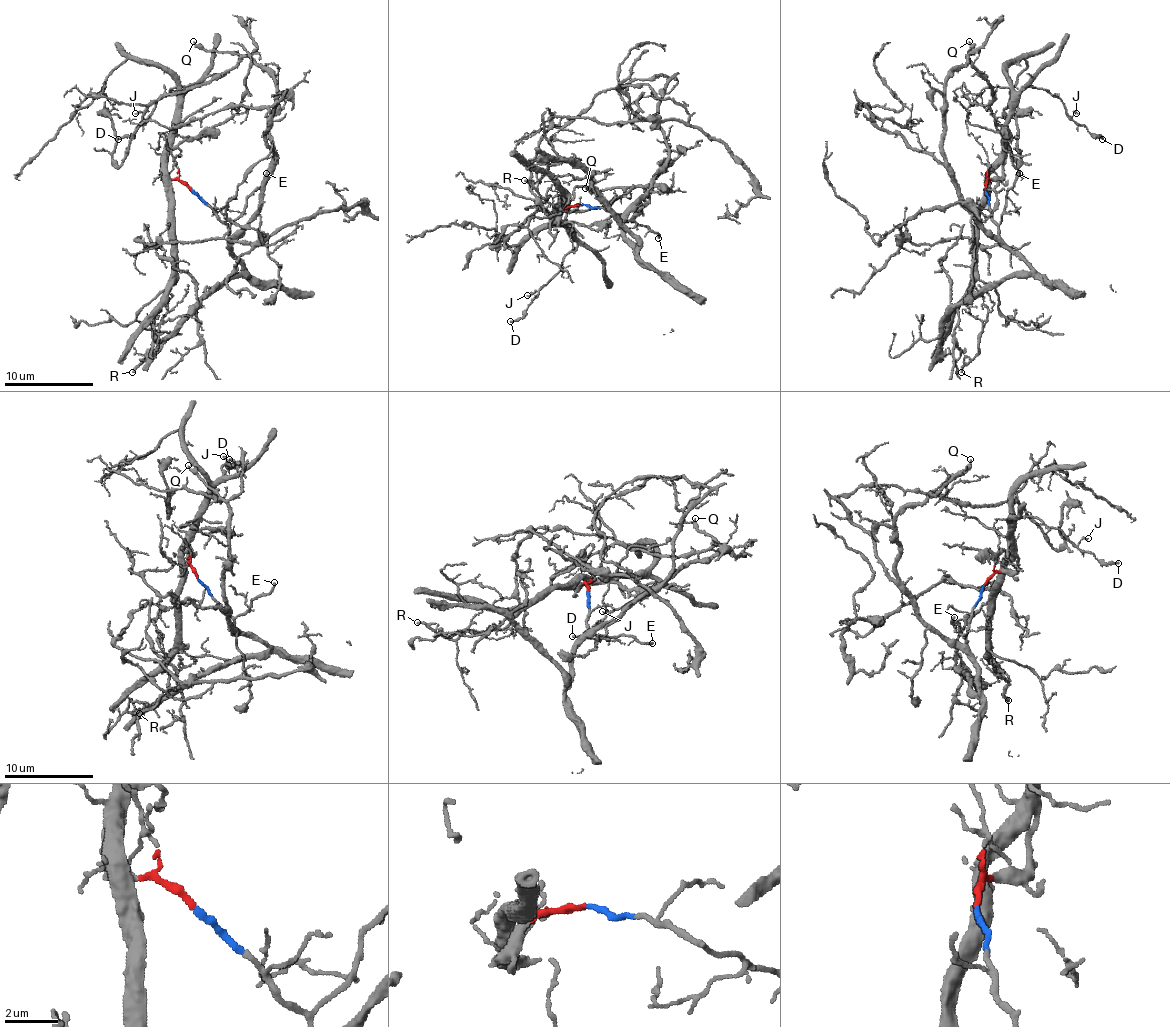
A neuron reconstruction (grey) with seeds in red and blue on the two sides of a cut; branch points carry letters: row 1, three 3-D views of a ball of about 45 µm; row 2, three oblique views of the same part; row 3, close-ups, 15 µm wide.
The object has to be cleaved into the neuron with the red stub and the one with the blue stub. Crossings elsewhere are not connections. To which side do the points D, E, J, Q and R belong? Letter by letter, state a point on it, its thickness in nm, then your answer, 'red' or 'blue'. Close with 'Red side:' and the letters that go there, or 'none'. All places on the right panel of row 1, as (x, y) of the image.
D: at (1102, 139); 180 nm thick; red
E: at (1019, 173); 190 nm thick; blue
J: at (1076, 113); 140 nm thick; red
Q: at (969, 41); 220 nm thick; blue
R: at (961, 372); 200 nm thick; red
Red side: D, J, R

